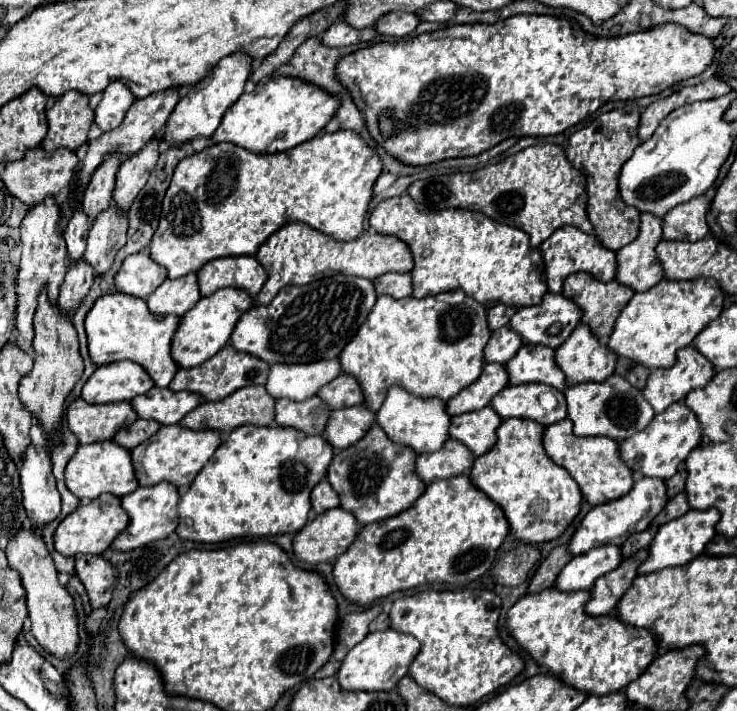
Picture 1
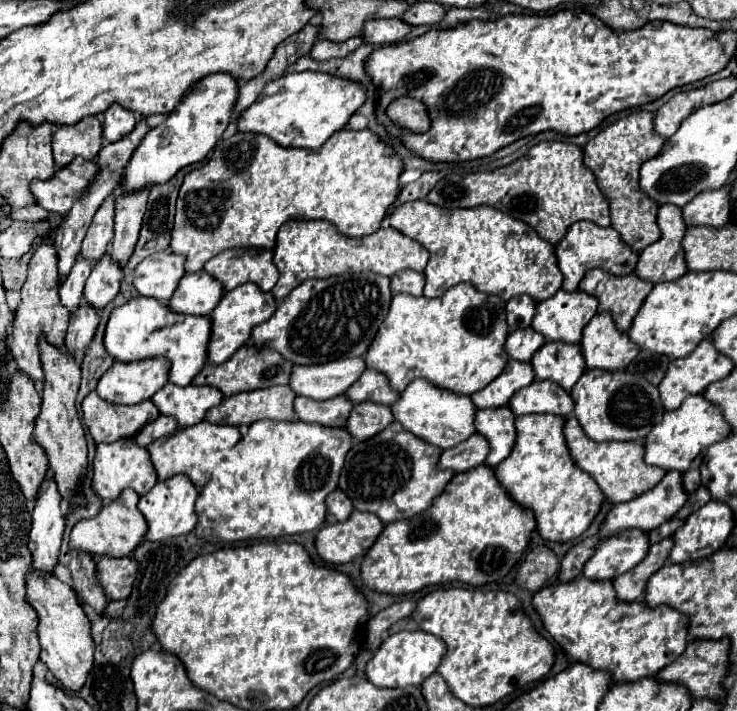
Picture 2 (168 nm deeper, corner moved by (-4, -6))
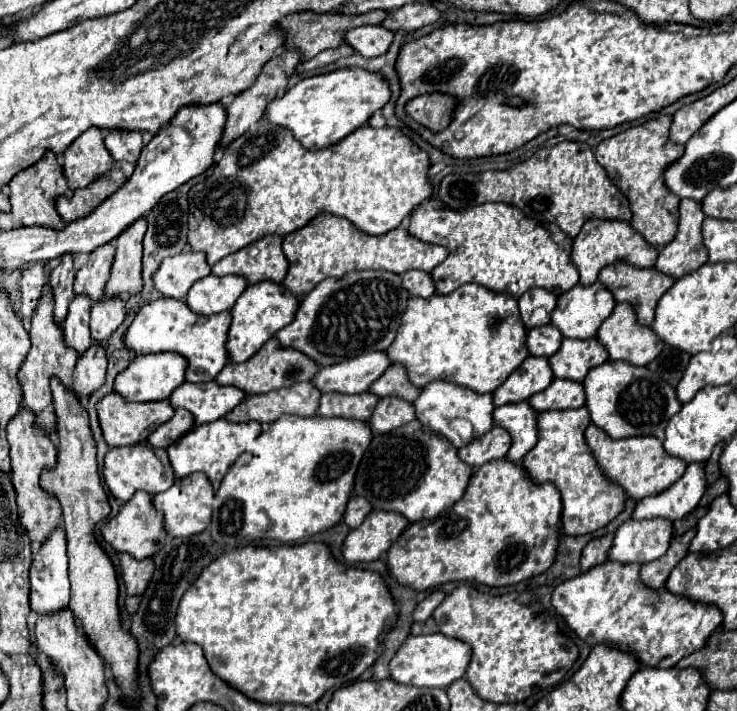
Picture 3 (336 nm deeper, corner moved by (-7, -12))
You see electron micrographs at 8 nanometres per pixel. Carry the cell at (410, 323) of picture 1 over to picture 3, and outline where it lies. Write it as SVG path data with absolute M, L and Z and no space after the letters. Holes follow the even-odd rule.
M476 282L464 284L446 296L412 296L400 332L386 352L394 364L406 366L410 382L418 388L432 380L450 380L478 394L494 392L530 356L518 298L496 294Z

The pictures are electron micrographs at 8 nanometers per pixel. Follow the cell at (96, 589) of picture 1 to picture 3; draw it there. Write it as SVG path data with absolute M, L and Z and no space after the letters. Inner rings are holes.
M130 554L120 556L120 570L122 570L122 580L128 588L128 594L144 594L144 590L150 584L150 578L154 574L154 562L148 560L136 560Z

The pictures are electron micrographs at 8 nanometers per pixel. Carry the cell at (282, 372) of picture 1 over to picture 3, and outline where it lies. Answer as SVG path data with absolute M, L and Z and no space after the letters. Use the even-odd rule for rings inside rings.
M368 350L352 360L322 368L312 380L320 392L342 392L342 394L360 394L376 382L386 368L392 364L386 352Z

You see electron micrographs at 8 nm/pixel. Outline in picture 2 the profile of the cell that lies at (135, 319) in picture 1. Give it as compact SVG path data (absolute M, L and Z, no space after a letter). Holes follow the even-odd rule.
M137 296L127 304L113 308L105 326L103 344L107 354L117 362L137 362L147 358L165 358L169 366L169 382L187 386L205 366L205 342L209 340L209 316L175 314L167 304L153 298Z

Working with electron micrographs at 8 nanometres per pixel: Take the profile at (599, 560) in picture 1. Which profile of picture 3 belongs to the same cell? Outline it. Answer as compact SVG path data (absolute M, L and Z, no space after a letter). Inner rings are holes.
M626 520L614 538L610 548L610 560L616 562L652 562L666 554L674 534L672 520Z

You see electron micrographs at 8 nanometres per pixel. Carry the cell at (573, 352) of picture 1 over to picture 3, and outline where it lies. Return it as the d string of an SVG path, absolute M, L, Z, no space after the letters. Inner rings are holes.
M628 302L616 304L612 316L602 322L598 340L608 348L610 360L628 360L636 366L650 364L666 346L650 326L638 322Z

